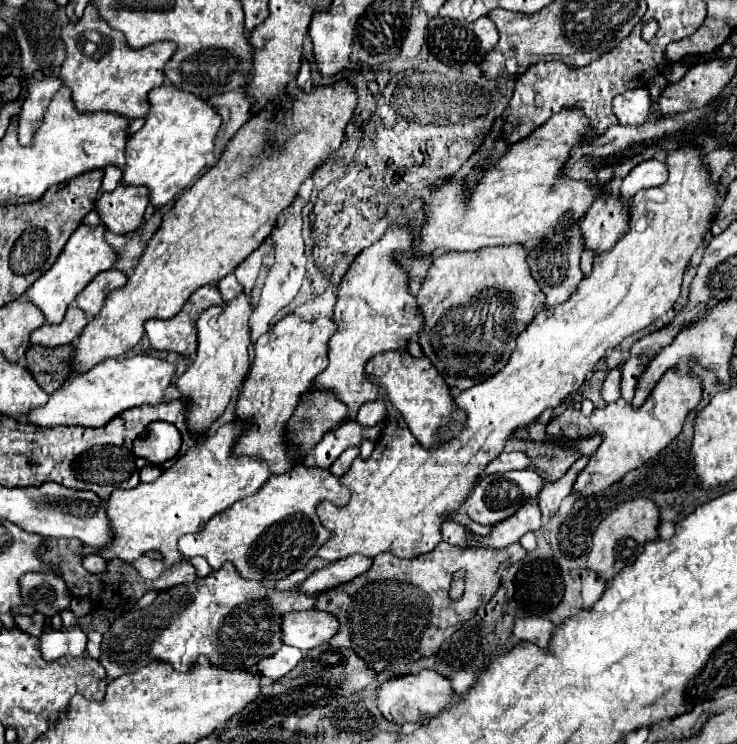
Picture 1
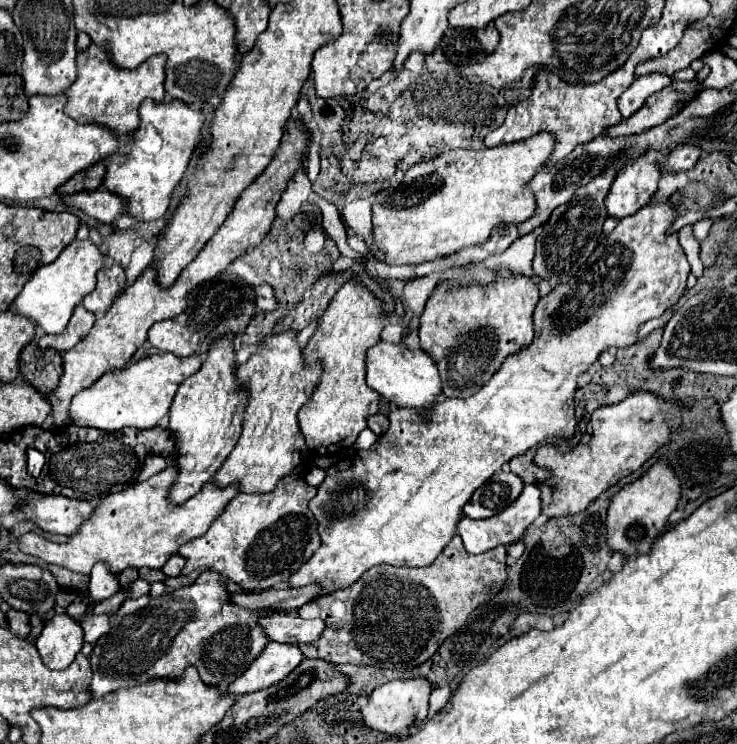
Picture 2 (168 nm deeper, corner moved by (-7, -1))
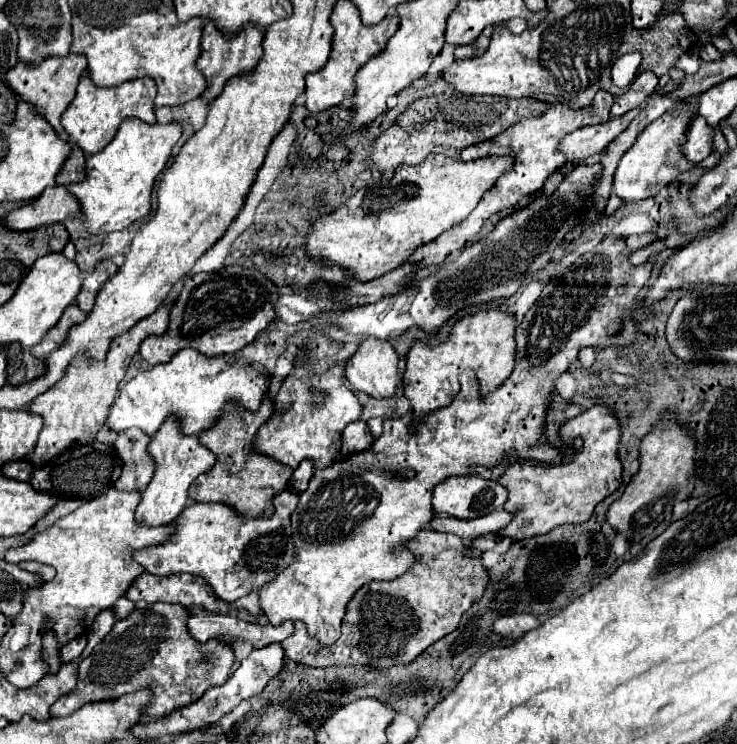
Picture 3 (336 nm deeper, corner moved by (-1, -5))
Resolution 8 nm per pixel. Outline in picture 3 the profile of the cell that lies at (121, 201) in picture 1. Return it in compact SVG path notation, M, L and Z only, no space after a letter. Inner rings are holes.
M53 186L47 188L31 204L11 212L1 220L3 224L9 224L9 228L13 230L25 230L25 228L29 230L29 228L49 226L55 222L65 222L67 218L75 218L79 214L81 214L79 200L65 186Z

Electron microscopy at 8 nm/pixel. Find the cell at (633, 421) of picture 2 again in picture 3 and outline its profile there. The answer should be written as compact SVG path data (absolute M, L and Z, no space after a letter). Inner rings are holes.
M593 406L583 414L567 420L561 428L561 434L571 438L581 436L583 448L575 456L573 462L567 464L511 464L499 482L509 490L509 498L505 502L505 510L513 512L513 522L503 528L501 536L511 536L515 540L539 536L551 532L561 524L581 524L587 522L593 514L593 508L611 492L615 492L621 484L621 460L619 460L619 444L621 444L621 424L619 416L605 406Z

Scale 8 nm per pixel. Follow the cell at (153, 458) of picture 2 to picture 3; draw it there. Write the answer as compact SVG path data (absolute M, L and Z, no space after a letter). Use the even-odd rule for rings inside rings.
M129 428L119 432L113 442L119 458L123 460L123 472L117 480L119 490L145 490L155 472L155 460L149 458L151 438L139 428Z

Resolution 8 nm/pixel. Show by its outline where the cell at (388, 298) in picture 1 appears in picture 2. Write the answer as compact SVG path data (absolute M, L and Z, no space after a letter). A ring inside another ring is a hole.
M355 278L347 280L331 300L319 320L315 334L303 348L305 362L321 362L323 376L315 386L313 396L299 410L299 430L311 454L335 454L351 448L363 428L367 416L379 410L379 394L365 384L365 352L375 346L383 330L381 302Z

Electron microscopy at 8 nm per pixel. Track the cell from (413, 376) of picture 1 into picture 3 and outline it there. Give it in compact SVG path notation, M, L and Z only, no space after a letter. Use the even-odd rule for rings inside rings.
M367 338L357 352L347 360L345 378L359 392L369 394L371 398L395 398L399 392L399 356L391 342Z

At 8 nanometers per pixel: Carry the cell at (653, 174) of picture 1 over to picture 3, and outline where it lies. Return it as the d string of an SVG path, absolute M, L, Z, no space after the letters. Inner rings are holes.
M695 116L693 124L689 124L689 132L685 132L683 156L693 164L701 164L713 152L713 134L715 128L711 128L703 116Z

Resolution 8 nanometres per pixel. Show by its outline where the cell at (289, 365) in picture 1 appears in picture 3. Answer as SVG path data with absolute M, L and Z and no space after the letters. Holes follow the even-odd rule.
M267 394L265 400L261 400L261 408L257 408L257 412L241 412L241 408L229 408L229 412L225 412L225 416L221 416L221 420L209 428L209 432L199 434L201 444L205 444L217 456L217 462L207 474L201 474L191 484L191 500L233 504L233 508L247 518L263 518L273 512L271 498L287 488L287 482L293 474L293 468L255 450L255 434L269 420L269 416L273 416L273 412L273 398Z

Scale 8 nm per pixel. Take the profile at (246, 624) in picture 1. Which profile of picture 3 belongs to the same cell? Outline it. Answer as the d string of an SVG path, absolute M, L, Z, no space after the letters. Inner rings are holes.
M155 602L117 620L101 644L79 664L77 688L53 704L51 716L69 716L87 702L119 698L145 686L153 688L153 698L143 712L149 716L165 716L185 704L197 702L211 686L225 684L235 664L231 644L225 640L207 640L199 644L189 636L185 616L189 616L189 612L181 604Z

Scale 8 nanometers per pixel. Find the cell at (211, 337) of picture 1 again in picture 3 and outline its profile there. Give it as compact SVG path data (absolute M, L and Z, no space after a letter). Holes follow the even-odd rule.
M171 416L153 436L149 444L149 454L153 456L157 470L147 490L143 492L143 500L137 506L135 518L147 526L161 526L173 522L189 504L189 486L199 474L213 468L213 452L209 452L199 442L199 436L185 436L181 432L181 424L177 424L177 416Z

